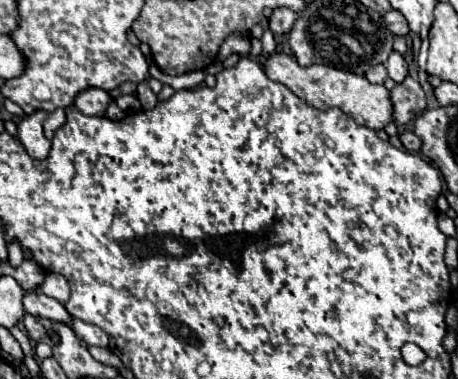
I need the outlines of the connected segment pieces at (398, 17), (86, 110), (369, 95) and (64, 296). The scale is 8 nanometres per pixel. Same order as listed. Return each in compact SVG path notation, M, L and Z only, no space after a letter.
M389 10L385 16L383 16L387 28L395 34L395 36L407 36L409 34L409 26L407 26L407 20L403 18L401 12L397 10Z
M87 88L83 90L77 98L75 98L75 106L83 112L83 114L89 114L89 116L103 116L109 102L113 98L109 96L109 92L101 90L101 88Z
M271 54L263 64L265 74L283 86L287 86L297 98L301 98L305 104L327 110L327 108L339 108L345 114L349 114L357 124L367 126L371 130L381 130L385 124L391 122L393 106L389 92L383 84L371 84L365 76L357 76L353 72L337 70L333 66L325 64L313 64L313 66L299 66L295 56L291 54Z
M55 272L47 274L41 290L45 296L51 296L51 298L59 300L61 304L67 304L67 300L69 300L69 284L61 274L55 274Z

